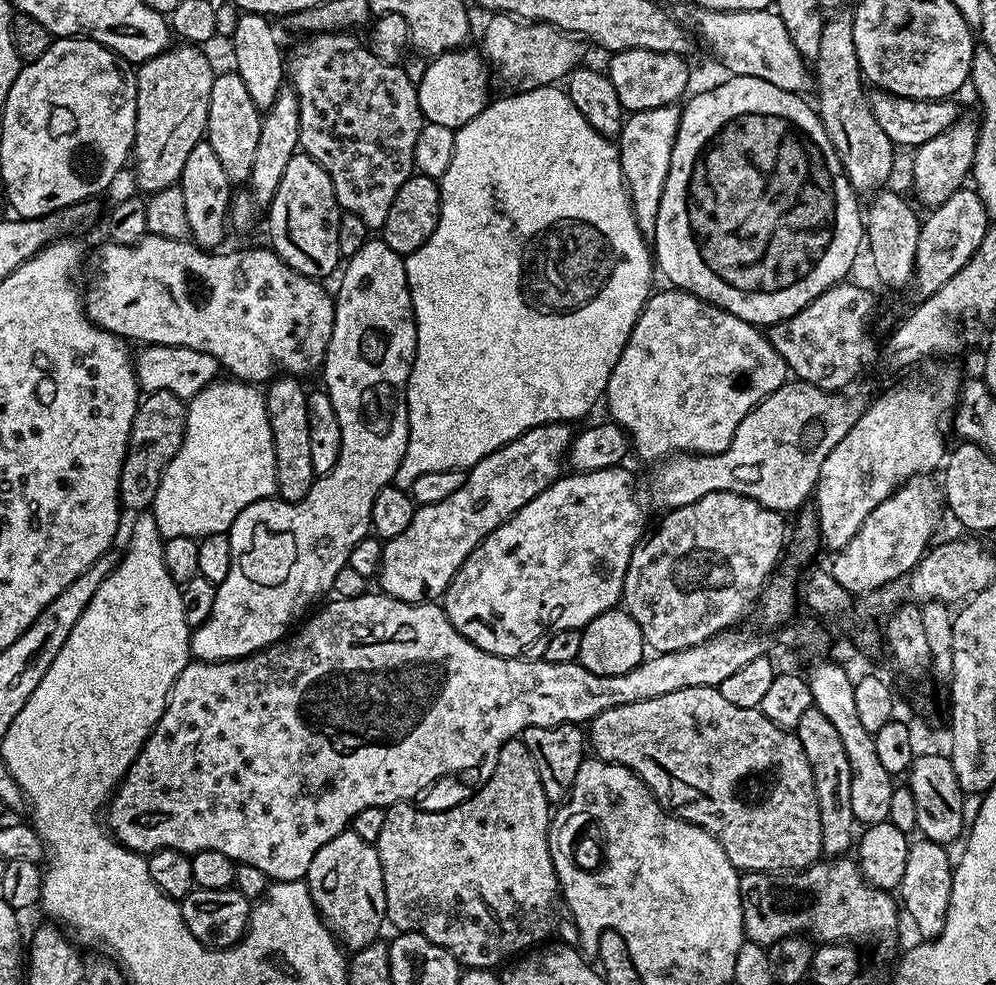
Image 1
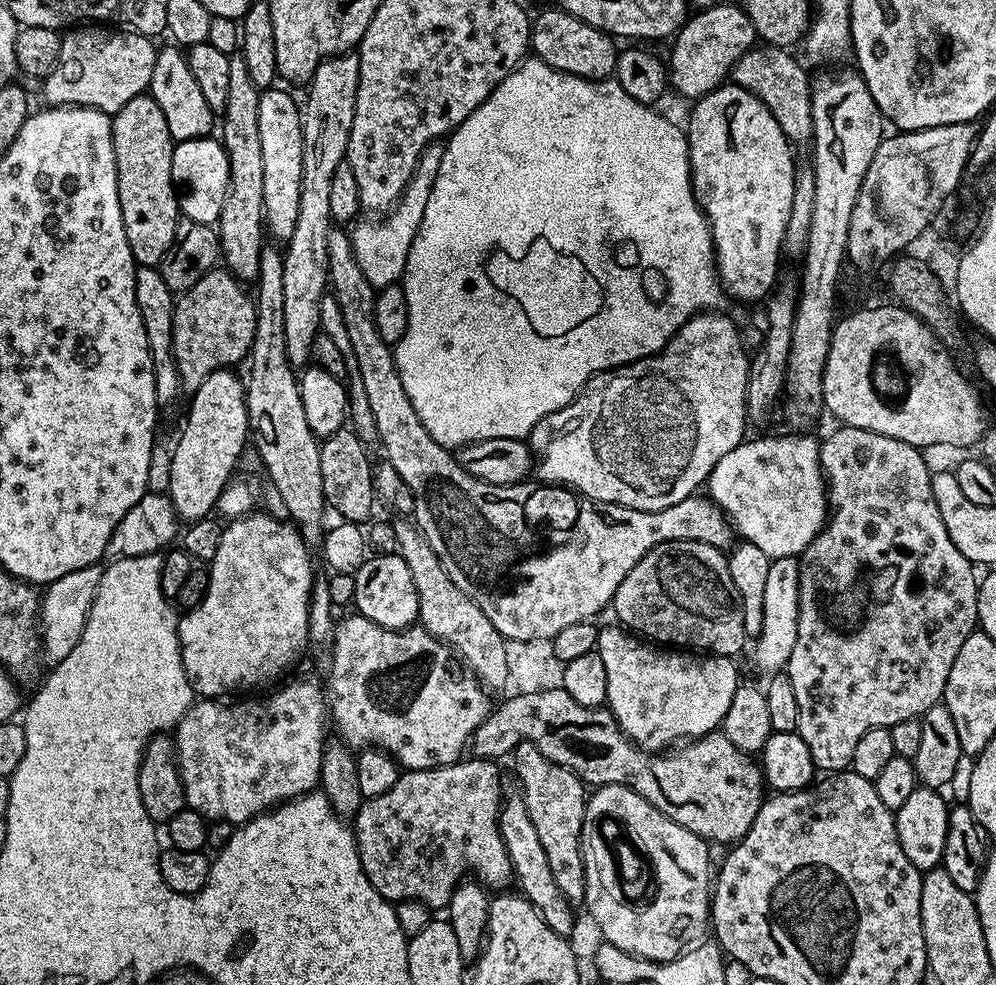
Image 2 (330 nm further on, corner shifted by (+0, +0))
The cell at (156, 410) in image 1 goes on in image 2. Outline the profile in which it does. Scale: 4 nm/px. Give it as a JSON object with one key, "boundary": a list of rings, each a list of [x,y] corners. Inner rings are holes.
{"boundary":[[[217,266],[212,269],[212,271],[207,272],[202,278],[198,278],[198,282],[194,282],[194,286],[190,286],[190,290],[186,290],[182,293],[179,299],[176,300],[176,309],[174,310],[174,334],[172,335],[172,353],[176,359],[176,369],[180,375],[180,387],[185,393],[191,394],[198,390],[198,386],[202,386],[202,382],[206,382],[206,378],[210,378],[210,374],[215,372],[217,368],[222,368],[225,366],[236,366],[236,364],[241,360],[241,362],[247,361],[249,359],[250,353],[252,351],[252,343],[254,342],[254,326],[256,325],[256,302],[255,299],[250,295],[244,288],[245,285],[241,283],[237,277],[233,276],[231,271],[225,270],[223,267]]]}

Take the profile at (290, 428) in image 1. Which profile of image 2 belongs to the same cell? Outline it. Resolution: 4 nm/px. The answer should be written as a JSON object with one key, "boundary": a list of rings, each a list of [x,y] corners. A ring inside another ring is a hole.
{"boundary":[[[239,54],[229,56],[228,61],[230,62],[230,86],[226,93],[222,123],[218,128],[230,162],[228,193],[218,221],[220,250],[223,263],[230,269],[232,275],[241,281],[252,282],[258,274],[260,254],[266,242],[264,195],[262,194],[265,172],[262,167],[262,141],[258,139],[258,102],[261,89],[256,88],[254,82],[250,82],[250,74],[246,74],[246,62]]]}

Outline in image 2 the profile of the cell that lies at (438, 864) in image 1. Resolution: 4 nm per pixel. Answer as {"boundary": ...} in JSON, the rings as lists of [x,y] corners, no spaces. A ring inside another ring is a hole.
{"boundary":[[[461,758],[456,761],[454,764],[447,764],[446,766],[442,766],[441,768],[423,768],[422,770],[404,770],[401,771],[400,777],[398,778],[398,782],[394,782],[394,786],[390,786],[390,790],[386,790],[386,794],[378,794],[377,796],[370,796],[365,799],[364,803],[361,804],[360,808],[357,810],[356,815],[354,817],[354,835],[356,838],[356,849],[360,852],[360,861],[362,862],[362,866],[366,870],[366,878],[370,878],[370,886],[374,886],[374,890],[378,890],[378,894],[382,894],[382,898],[384,900],[391,900],[393,902],[399,902],[402,900],[417,900],[418,902],[422,902],[428,907],[429,910],[437,910],[436,908],[440,908],[440,910],[447,909],[448,903],[450,902],[450,898],[455,894],[458,885],[465,879],[464,876],[467,872],[473,872],[475,879],[477,881],[483,882],[489,889],[492,888],[500,888],[496,890],[504,890],[507,884],[510,884],[510,881],[513,879],[512,874],[512,863],[510,862],[510,858],[506,854],[506,846],[502,842],[502,834],[500,833],[500,806],[502,803],[502,791],[500,792],[500,767],[501,765],[494,760],[482,760],[475,758]]]}

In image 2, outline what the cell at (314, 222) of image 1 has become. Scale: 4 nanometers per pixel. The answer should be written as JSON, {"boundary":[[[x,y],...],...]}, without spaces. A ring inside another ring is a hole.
{"boundary":[[[273,86],[267,90],[261,91],[260,101],[258,102],[258,139],[262,141],[262,167],[265,175],[262,181],[262,194],[264,195],[264,222],[266,225],[266,232],[269,237],[272,236],[276,242],[287,242],[294,234],[294,226],[298,223],[298,198],[302,198],[302,150],[304,149],[304,122],[302,119],[302,108],[296,100],[288,92],[283,92],[280,86]]]}

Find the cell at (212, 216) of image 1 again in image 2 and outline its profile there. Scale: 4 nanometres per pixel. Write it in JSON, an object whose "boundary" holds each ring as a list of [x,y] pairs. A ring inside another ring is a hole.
{"boundary":[[[161,47],[157,51],[154,70],[150,74],[150,82],[146,85],[147,91],[154,98],[154,102],[158,102],[162,114],[166,117],[166,127],[170,130],[173,141],[183,142],[211,137],[218,120],[217,113],[212,111],[210,102],[206,102],[206,94],[202,94],[198,82],[194,79],[187,55],[179,47],[171,47]]]}

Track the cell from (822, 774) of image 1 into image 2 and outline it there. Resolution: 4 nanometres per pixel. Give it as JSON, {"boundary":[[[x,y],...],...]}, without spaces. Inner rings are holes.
{"boundary":[[[847,426],[837,429],[837,432],[832,432],[820,440],[820,470],[826,481],[826,500],[836,509],[833,512],[831,509],[824,527],[804,547],[799,557],[798,640],[794,642],[794,650],[786,665],[790,686],[794,686],[794,698],[798,698],[796,731],[799,732],[802,742],[806,742],[806,750],[810,750],[813,765],[817,769],[825,768],[823,771],[828,774],[843,772],[851,765],[854,746],[858,746],[866,730],[893,728],[898,722],[923,716],[926,710],[930,710],[930,706],[941,703],[946,682],[950,678],[950,666],[954,666],[954,658],[958,658],[962,642],[966,642],[966,638],[970,638],[978,628],[977,569],[948,537],[942,514],[938,514],[938,504],[934,502],[932,472],[924,461],[925,453],[906,442],[898,442],[898,438],[886,438],[886,434],[874,434],[870,430]]]}

